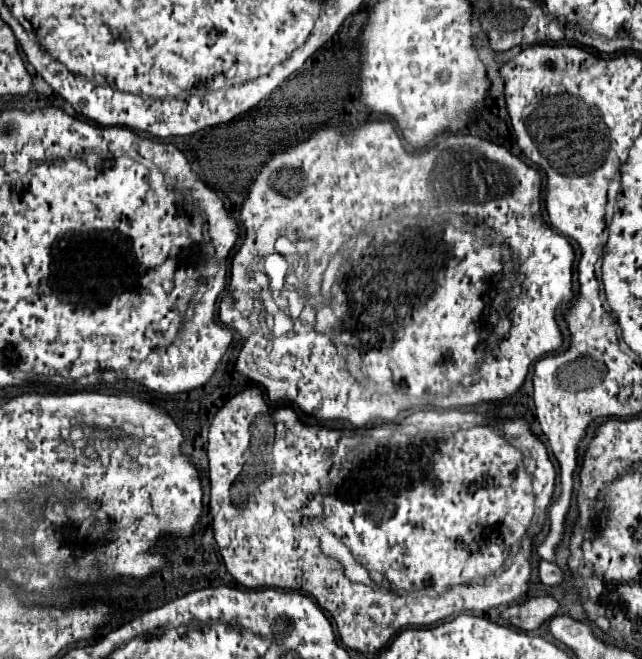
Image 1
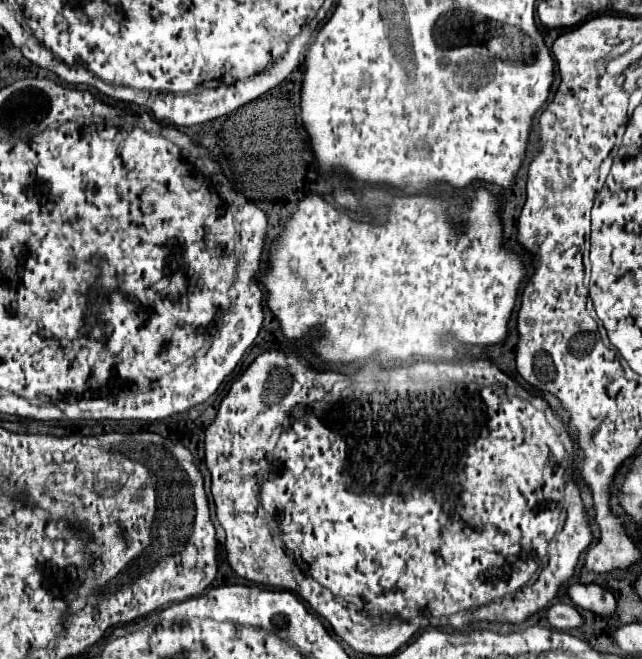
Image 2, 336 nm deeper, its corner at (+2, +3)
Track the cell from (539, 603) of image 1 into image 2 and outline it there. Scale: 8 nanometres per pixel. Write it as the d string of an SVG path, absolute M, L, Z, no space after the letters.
M566 603L552 605L546 613L546 619L554 629L574 629L574 627L582 625L582 617L580 617L578 609L574 605L566 605Z

